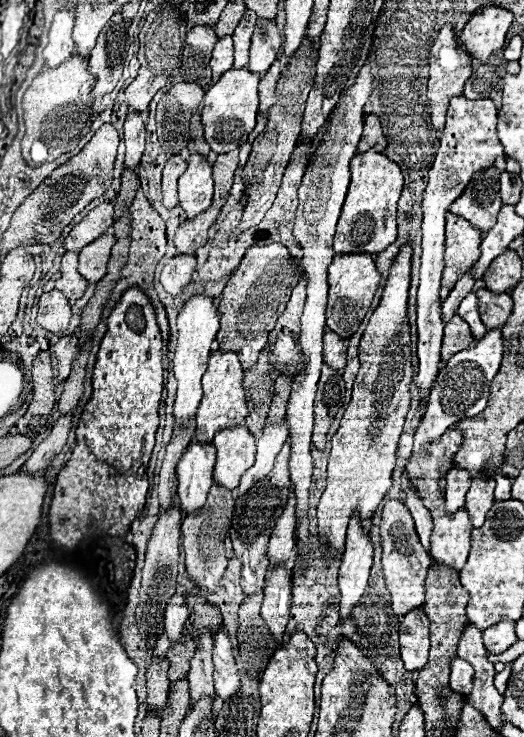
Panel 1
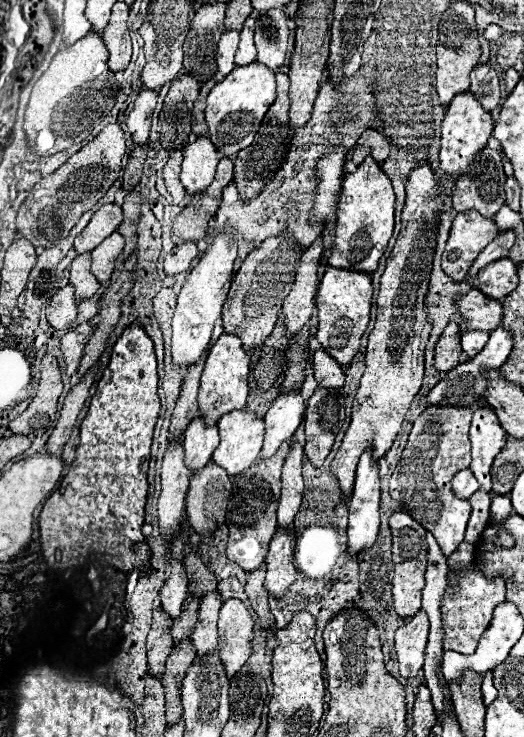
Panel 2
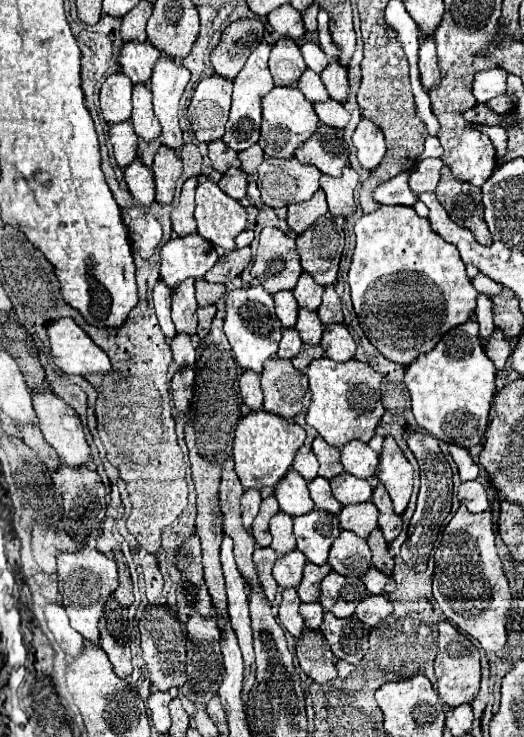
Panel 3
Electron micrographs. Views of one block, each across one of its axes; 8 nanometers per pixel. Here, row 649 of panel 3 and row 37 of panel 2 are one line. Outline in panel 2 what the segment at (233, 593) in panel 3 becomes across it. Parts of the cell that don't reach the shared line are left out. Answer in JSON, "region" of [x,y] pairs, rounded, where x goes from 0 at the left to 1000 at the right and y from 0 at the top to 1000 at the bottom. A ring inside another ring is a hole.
{"region":[[[473,24],[466,30],[466,38],[458,41],[458,60],[450,71],[450,90],[469,90],[489,81],[489,65],[485,65],[485,24]]]}

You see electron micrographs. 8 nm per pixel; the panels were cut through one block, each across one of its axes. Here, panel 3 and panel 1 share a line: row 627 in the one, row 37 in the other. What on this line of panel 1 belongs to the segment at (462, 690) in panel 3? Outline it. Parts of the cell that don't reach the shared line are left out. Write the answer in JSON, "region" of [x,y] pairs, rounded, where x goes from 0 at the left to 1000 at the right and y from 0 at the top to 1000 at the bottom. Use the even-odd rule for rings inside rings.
{"region":[[[847,35],[832,52],[832,57],[821,65],[821,81],[817,81],[817,92],[821,92],[821,103],[817,103],[817,144],[821,144],[821,157],[824,157],[824,174],[844,179],[847,176],[847,166],[851,166],[851,147],[859,133],[878,130],[885,122],[889,109],[901,103],[901,79],[874,68],[874,60],[866,57],[866,35]]]}

